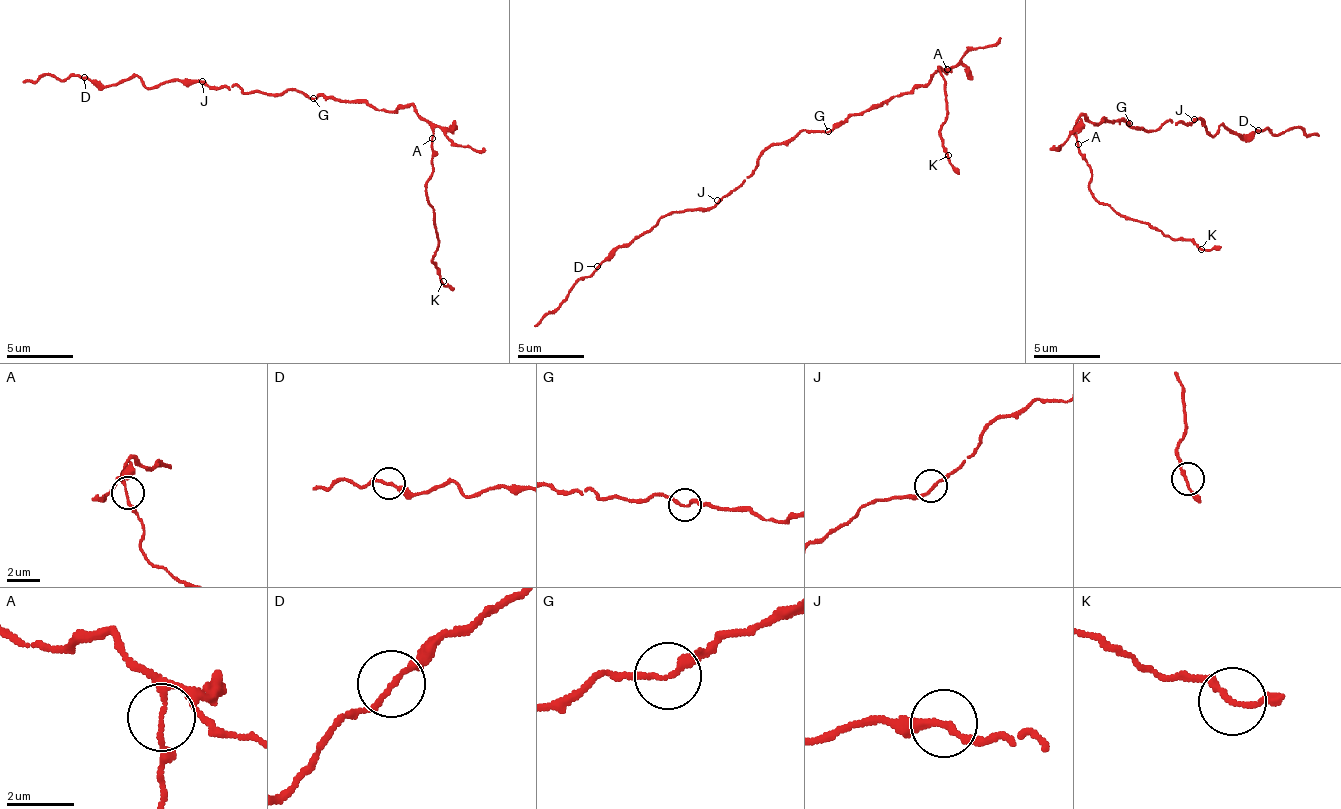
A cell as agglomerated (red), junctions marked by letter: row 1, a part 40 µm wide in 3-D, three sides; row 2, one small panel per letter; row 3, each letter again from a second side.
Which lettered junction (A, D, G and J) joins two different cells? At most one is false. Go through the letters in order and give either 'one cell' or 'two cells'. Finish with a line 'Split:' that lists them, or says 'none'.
A: one cell
D: one cell
G: one cell
J: one cell
Split: none

